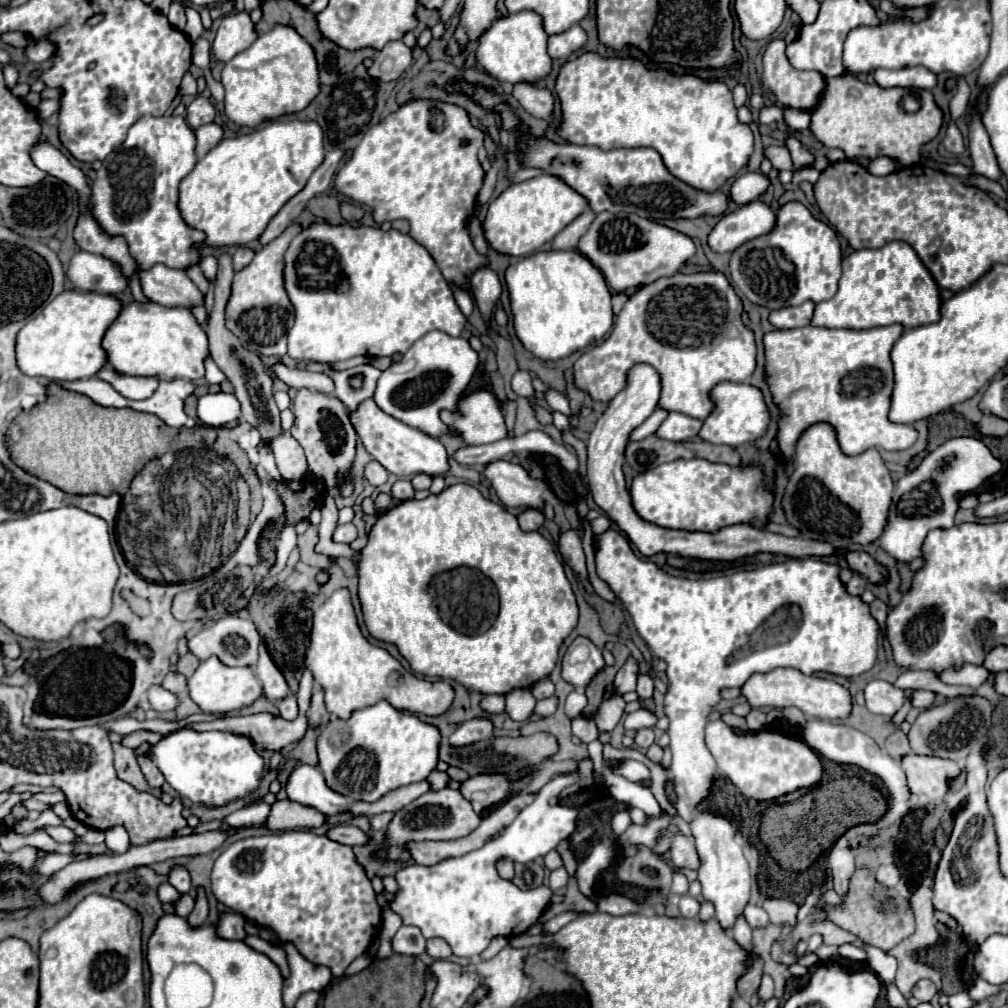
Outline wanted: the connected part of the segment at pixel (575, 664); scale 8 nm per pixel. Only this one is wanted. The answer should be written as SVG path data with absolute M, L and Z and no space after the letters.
M577 637L569 645L569 649L561 661L563 679L567 683L575 685L577 689L585 689L603 667L605 667L605 661L603 661L599 647L595 647L585 637Z

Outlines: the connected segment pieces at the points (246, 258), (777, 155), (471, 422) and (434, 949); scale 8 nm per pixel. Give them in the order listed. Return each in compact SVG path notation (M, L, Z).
M237 247L237 251L233 253L233 265L235 265L235 271L241 271L243 267L247 267L253 259L255 251L249 249L249 247Z
M785 145L781 147L767 147L765 157L773 163L775 169L789 169L789 151L785 153Z
M475 391L467 395L461 399L457 415L443 411L441 419L445 419L449 427L457 427L457 431L461 431L461 439L469 445L495 443L507 437L501 403L489 391Z
M429 939L427 941L427 953L433 959L449 959L453 955L451 953L451 947L443 939Z

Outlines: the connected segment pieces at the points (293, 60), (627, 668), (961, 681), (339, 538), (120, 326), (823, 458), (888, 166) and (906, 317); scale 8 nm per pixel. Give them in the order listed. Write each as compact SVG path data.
M275 25L271 31L259 35L249 49L237 53L231 61L225 63L221 83L225 87L225 115L237 125L257 127L265 119L275 119L285 113L297 113L315 99L319 91L317 61L309 43L293 27Z
M629 657L627 663L617 671L617 677L615 677L617 693L623 695L627 691L635 691L637 675L639 675L639 661L635 657Z
M961 667L961 671L943 671L939 679L947 685L969 685L977 689L989 677L985 667Z
M353 523L347 525L337 525L335 533L333 533L333 541L337 543L353 543L357 539L357 529Z
M129 303L125 311L121 311L121 319L105 333L105 351L109 351L109 365L121 375L197 381L205 375L209 343L205 329L195 321L189 309L169 309L157 303Z
M821 421L809 425L795 443L795 469L787 483L783 509L803 537L831 545L875 543L885 527L893 493L893 481L877 449L845 455L837 443L833 425Z
M877 157L877 159L873 159L873 161L869 163L867 171L869 171L871 175L885 177L885 175L889 175L889 173L895 171L895 163L893 163L889 157Z
M905 241L887 243L881 249L859 249L843 259L843 277L839 289L829 301L821 301L815 307L815 327L845 327L845 329L869 329L901 323L903 327L919 327L937 323L941 319L939 287L921 263L913 247Z

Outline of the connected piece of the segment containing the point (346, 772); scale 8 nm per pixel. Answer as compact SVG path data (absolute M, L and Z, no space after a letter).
M387 701L353 711L349 719L333 719L321 729L317 749L327 785L351 801L377 801L385 793L419 783L437 767L441 733L417 715L399 711Z

